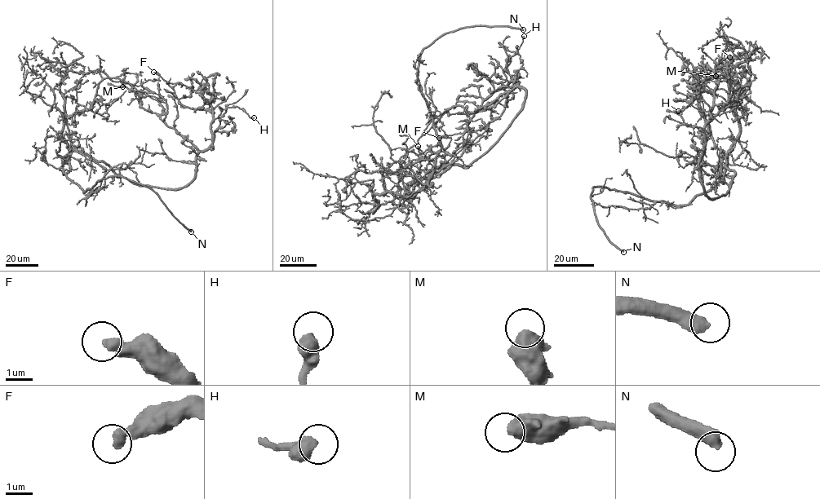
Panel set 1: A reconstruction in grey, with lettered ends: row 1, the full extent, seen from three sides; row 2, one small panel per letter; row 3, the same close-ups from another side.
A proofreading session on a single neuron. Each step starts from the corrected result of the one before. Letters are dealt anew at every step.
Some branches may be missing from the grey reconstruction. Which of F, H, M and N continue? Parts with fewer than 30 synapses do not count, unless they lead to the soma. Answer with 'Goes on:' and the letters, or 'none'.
Goes on: N

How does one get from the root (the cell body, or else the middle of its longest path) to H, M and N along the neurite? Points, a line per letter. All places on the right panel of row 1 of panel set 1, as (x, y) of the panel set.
H: (726, 162), (734, 173), (729, 189), (724, 195), (707, 198), (699, 161), (709, 107), (693, 97), (678, 111)
M: (726, 162), (734, 173), (729, 189), (707, 198), (699, 166), (707, 124), (739, 94), (733, 74), (715, 76)
N: (726, 162), (724, 182), (684, 205), (593, 187), (591, 198), (597, 222), (623, 252)

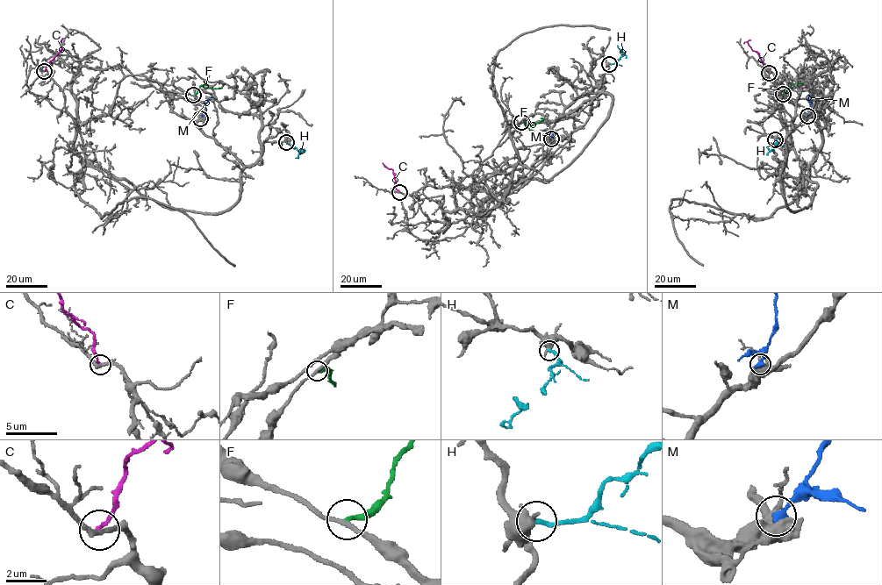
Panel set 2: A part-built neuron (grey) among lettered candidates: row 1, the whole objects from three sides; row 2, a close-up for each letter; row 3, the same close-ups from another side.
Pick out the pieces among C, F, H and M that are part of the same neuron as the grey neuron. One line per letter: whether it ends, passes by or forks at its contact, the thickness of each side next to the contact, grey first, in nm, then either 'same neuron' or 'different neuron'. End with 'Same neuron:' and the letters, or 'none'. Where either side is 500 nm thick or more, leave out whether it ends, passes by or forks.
C: it ends there; 240 nm thick on the grey side, 180 nm on the other; different neuron
F: it ends there; 220 nm thick on the grey side, 280 nm on the other; different neuron
H: it ends there; 400 nm thick on the grey side, 240 nm on the other; different neuron
M: it ends there; 400 nm thick on the grey side, 420 nm on the other; different neuron
Same neuron: none

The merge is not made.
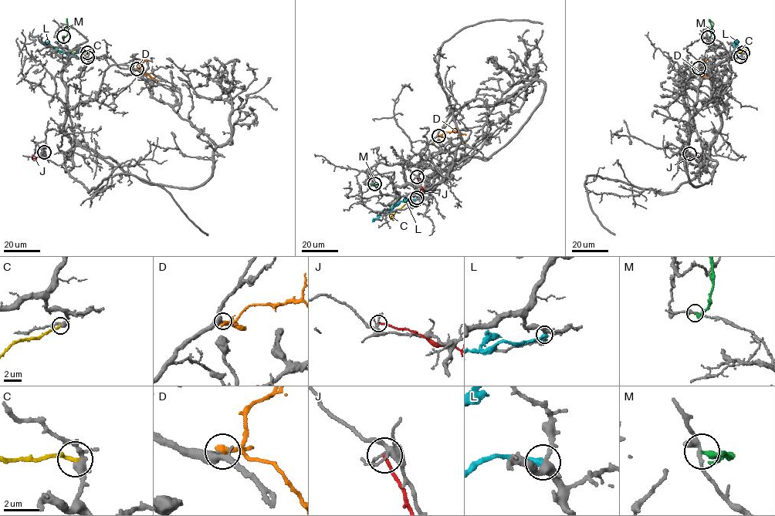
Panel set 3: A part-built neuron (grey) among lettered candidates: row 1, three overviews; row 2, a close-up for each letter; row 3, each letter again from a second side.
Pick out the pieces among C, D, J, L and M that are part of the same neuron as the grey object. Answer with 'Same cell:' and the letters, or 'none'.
Same cell: D

